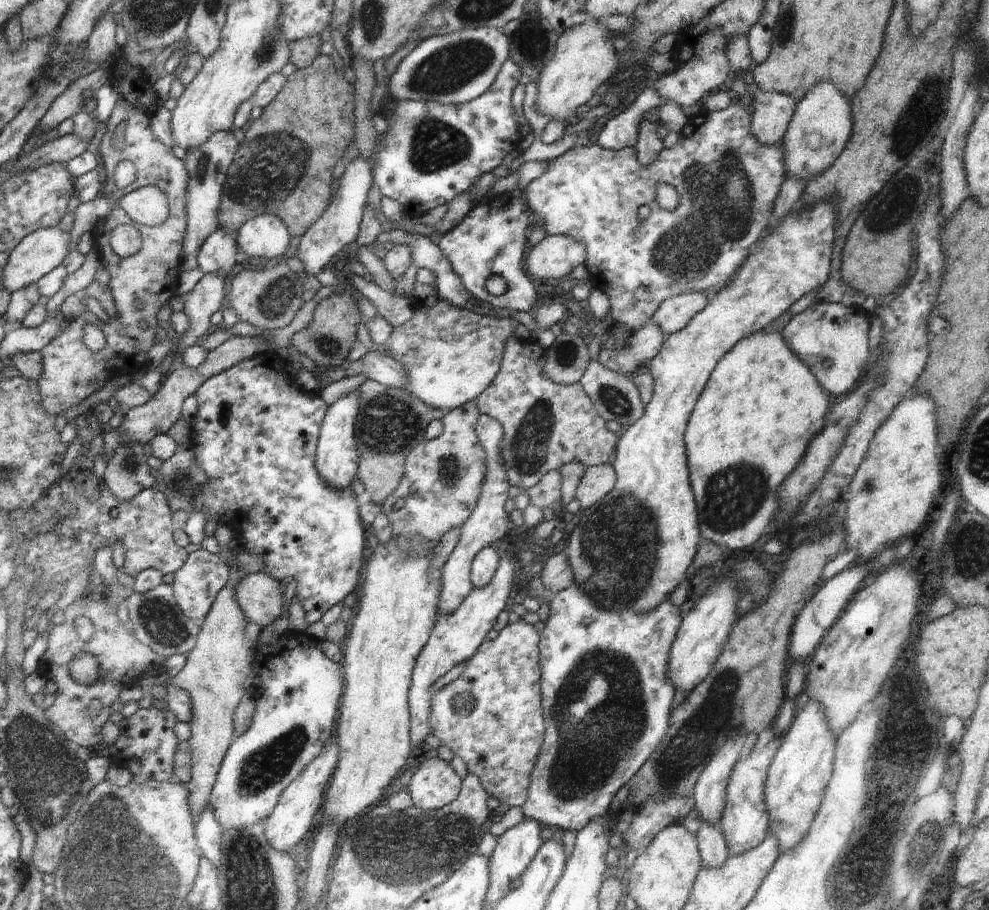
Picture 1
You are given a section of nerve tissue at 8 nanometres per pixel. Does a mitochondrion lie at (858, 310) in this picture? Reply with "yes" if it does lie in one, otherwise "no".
no

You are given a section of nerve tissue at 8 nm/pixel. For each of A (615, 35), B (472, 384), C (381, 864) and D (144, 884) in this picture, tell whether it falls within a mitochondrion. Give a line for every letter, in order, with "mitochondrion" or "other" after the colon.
A: other
B: other
C: mitochondrion
D: mitochondrion

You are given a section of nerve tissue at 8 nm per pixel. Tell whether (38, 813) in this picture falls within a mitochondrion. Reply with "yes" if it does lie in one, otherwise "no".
yes

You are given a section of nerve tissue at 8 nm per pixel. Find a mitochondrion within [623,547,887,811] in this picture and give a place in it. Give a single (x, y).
(696, 738)

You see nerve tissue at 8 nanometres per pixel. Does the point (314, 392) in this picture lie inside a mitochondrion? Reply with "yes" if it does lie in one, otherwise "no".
no

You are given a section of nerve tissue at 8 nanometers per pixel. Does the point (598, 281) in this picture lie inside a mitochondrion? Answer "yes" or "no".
no

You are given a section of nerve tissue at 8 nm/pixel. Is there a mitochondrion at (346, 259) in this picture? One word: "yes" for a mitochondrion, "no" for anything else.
no

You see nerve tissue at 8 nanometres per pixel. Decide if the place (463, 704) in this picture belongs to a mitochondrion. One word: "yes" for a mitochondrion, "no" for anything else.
yes

